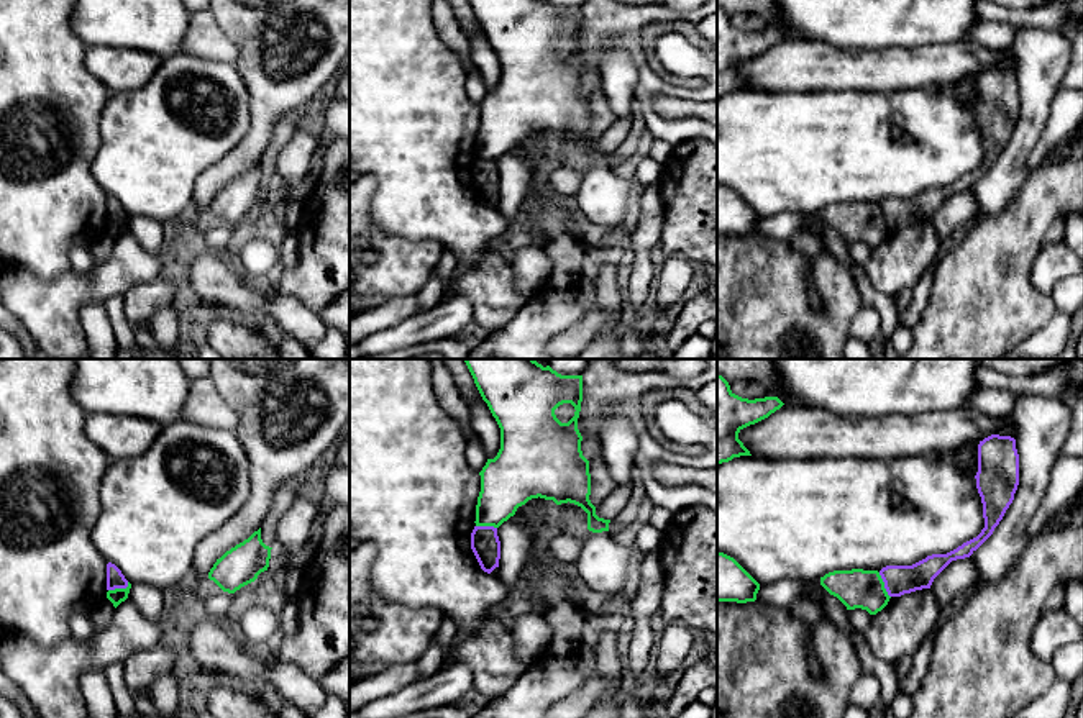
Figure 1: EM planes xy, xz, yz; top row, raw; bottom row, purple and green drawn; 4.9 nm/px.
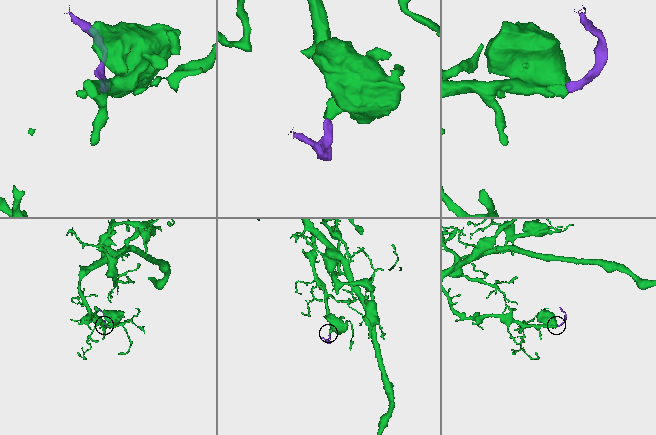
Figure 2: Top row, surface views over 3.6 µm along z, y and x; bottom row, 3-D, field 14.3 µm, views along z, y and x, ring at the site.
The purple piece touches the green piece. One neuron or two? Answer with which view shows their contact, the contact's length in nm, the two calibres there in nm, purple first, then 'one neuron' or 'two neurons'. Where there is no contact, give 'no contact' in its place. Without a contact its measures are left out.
yz | 140 nm | 140/190 nm | two neurons

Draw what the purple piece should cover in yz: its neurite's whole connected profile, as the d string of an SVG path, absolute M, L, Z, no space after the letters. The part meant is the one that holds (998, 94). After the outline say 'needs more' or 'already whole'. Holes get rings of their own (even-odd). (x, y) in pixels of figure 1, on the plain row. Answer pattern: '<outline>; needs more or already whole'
M991 67L978 77L976 121L983 136L981 166L947 187L932 187L912 198L886 198L880 203L889 229L930 221L934 211L957 192L970 190L994 164L1014 133L1019 118L1016 72Z; already whole

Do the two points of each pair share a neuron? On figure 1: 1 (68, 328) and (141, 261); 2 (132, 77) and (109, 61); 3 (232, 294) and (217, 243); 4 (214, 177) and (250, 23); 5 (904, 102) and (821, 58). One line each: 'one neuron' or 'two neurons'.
1: one neuron
2: one neuron
3: two neurons
4: one neuron
5: two neurons

